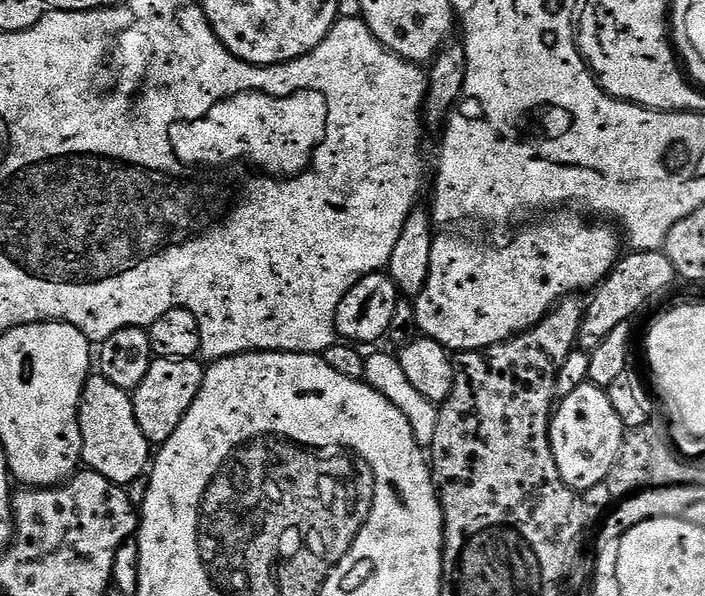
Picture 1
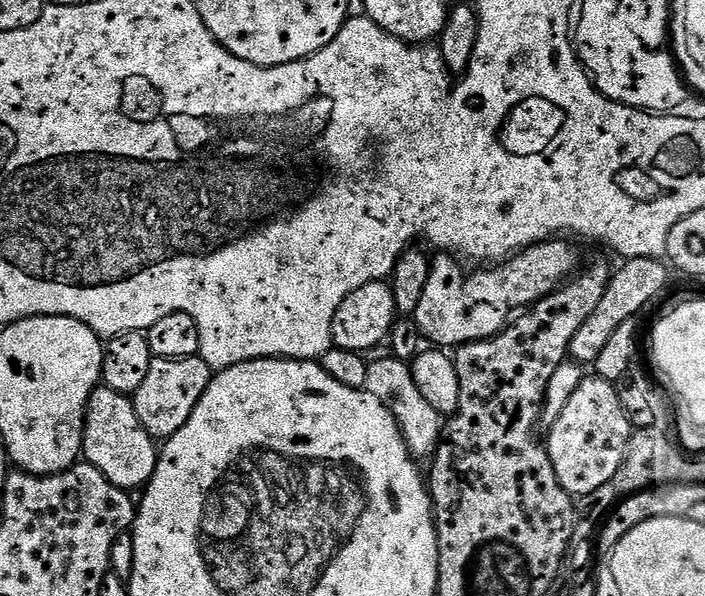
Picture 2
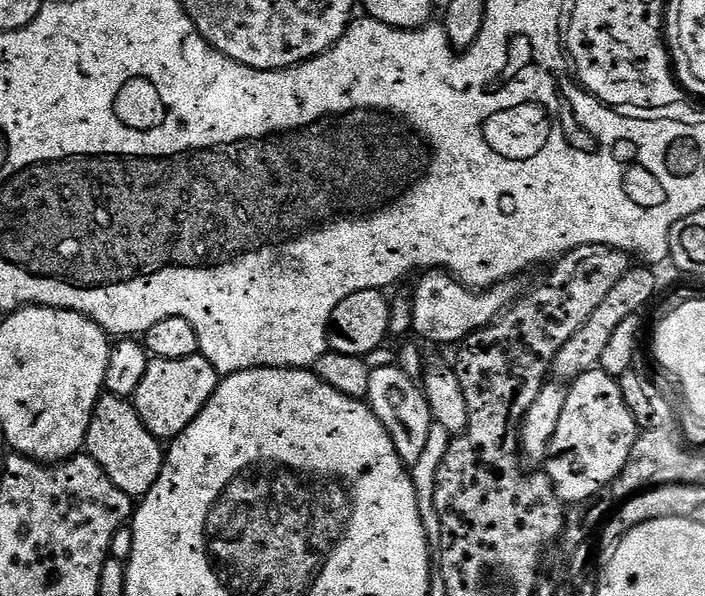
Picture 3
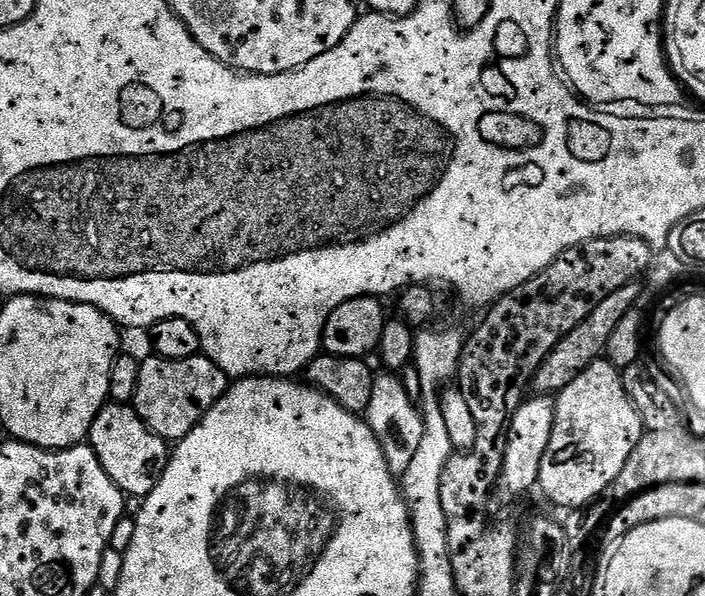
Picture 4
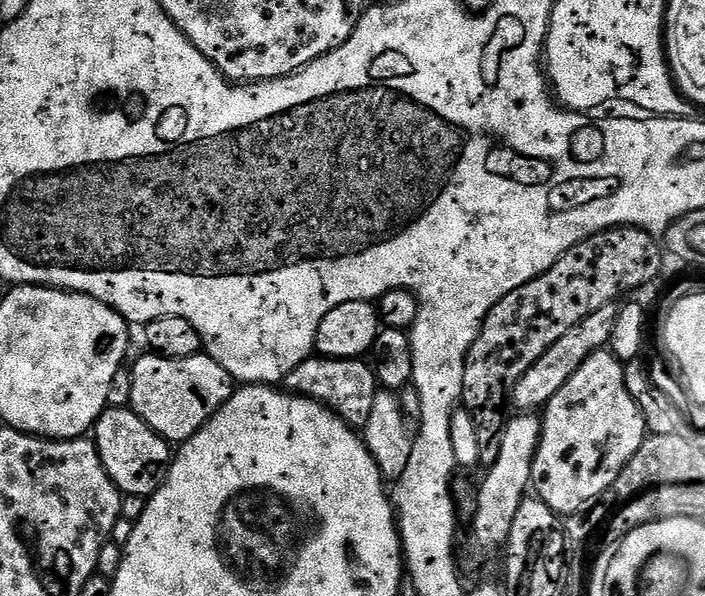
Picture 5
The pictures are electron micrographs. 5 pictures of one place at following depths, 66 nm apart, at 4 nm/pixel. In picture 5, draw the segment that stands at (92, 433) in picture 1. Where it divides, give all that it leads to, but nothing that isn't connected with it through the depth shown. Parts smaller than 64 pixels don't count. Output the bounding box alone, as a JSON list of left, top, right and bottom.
[94,407,173,498]

